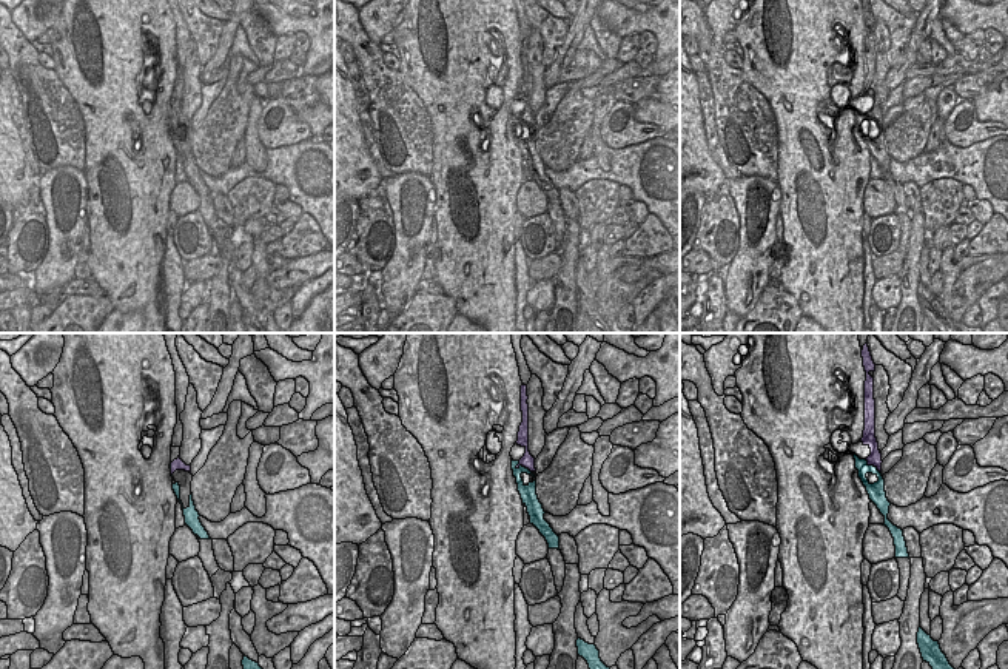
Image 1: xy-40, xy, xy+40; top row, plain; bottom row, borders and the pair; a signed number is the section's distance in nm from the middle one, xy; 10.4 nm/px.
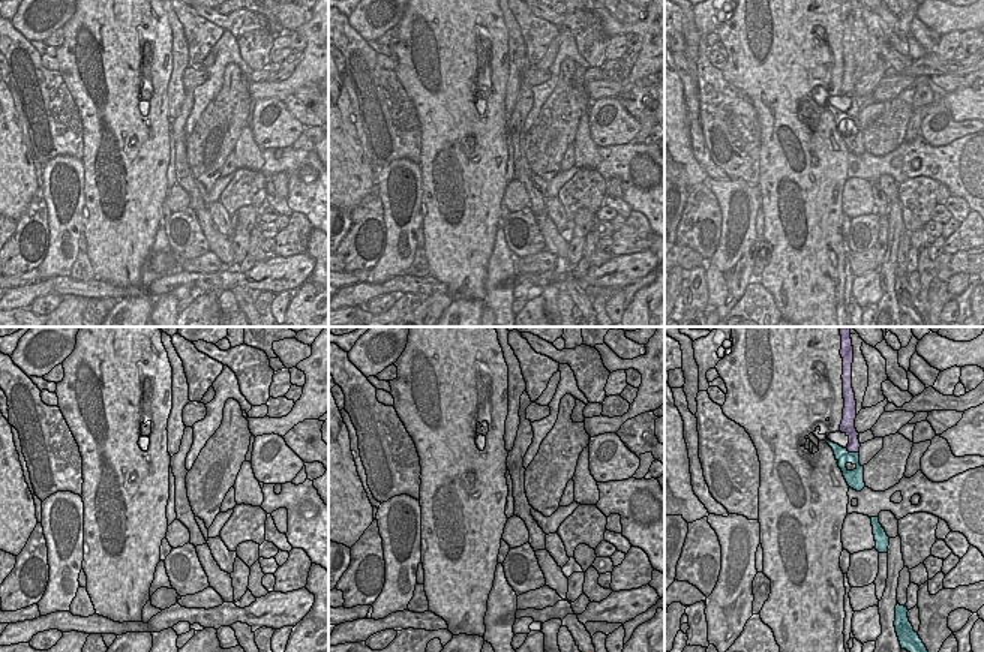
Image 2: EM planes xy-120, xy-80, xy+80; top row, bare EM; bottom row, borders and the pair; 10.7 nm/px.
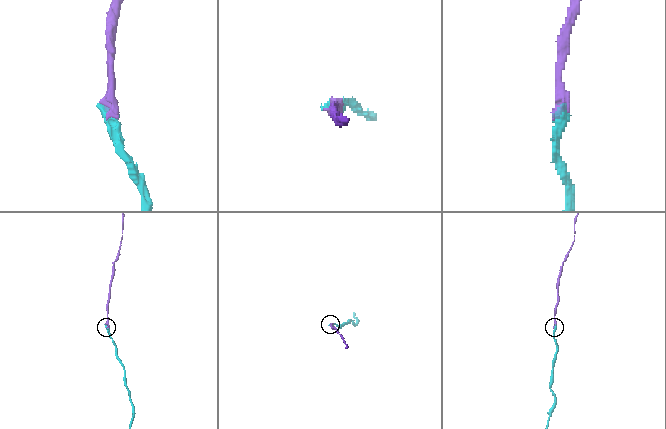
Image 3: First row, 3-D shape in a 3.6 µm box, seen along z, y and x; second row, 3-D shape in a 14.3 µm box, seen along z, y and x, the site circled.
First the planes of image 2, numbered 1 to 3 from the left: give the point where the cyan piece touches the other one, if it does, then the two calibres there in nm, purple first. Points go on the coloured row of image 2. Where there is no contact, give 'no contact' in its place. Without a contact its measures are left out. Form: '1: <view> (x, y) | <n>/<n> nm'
1: no contact
2: no contact
3: xy+80 (852, 451) | 130/160 nm

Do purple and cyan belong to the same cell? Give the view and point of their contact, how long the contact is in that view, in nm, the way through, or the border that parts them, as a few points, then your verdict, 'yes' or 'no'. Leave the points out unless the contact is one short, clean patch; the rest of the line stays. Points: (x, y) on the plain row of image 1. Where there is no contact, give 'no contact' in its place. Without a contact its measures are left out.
contact xy (523, 121); length 190 nm; way xy (527, 116), (523, 121), (523, 144); yes

